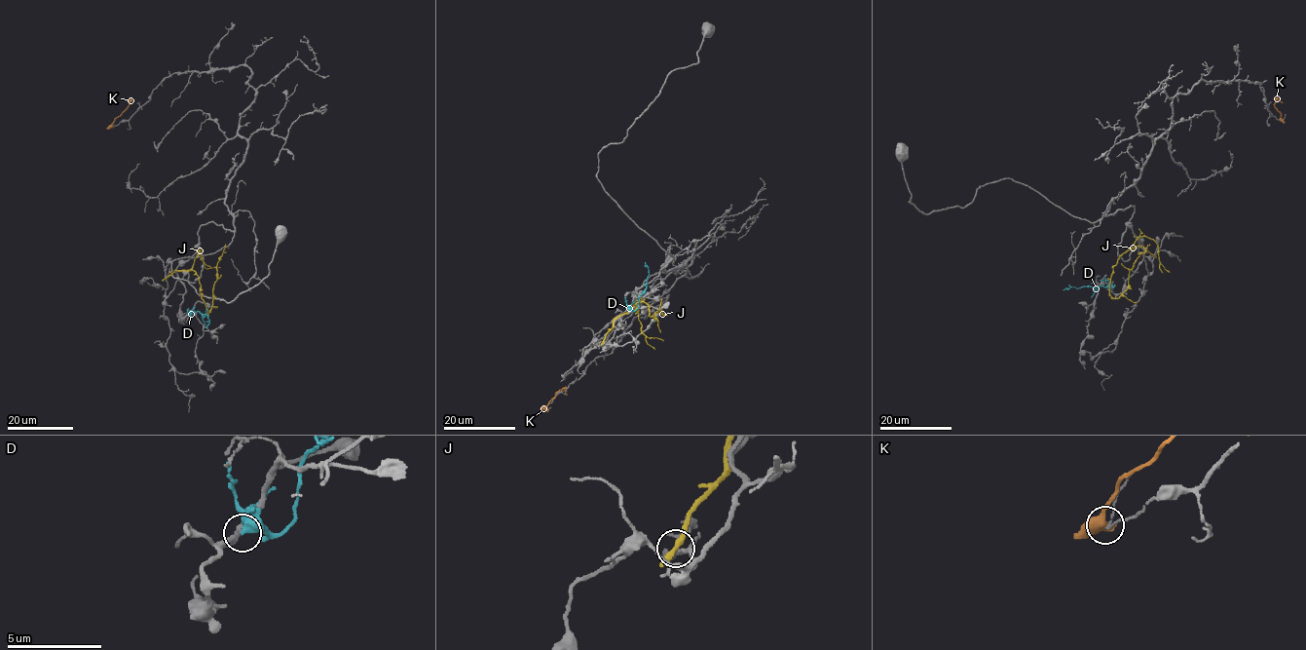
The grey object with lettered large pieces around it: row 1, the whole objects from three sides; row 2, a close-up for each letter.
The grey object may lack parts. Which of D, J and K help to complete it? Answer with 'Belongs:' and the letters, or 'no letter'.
Belongs: no letter

